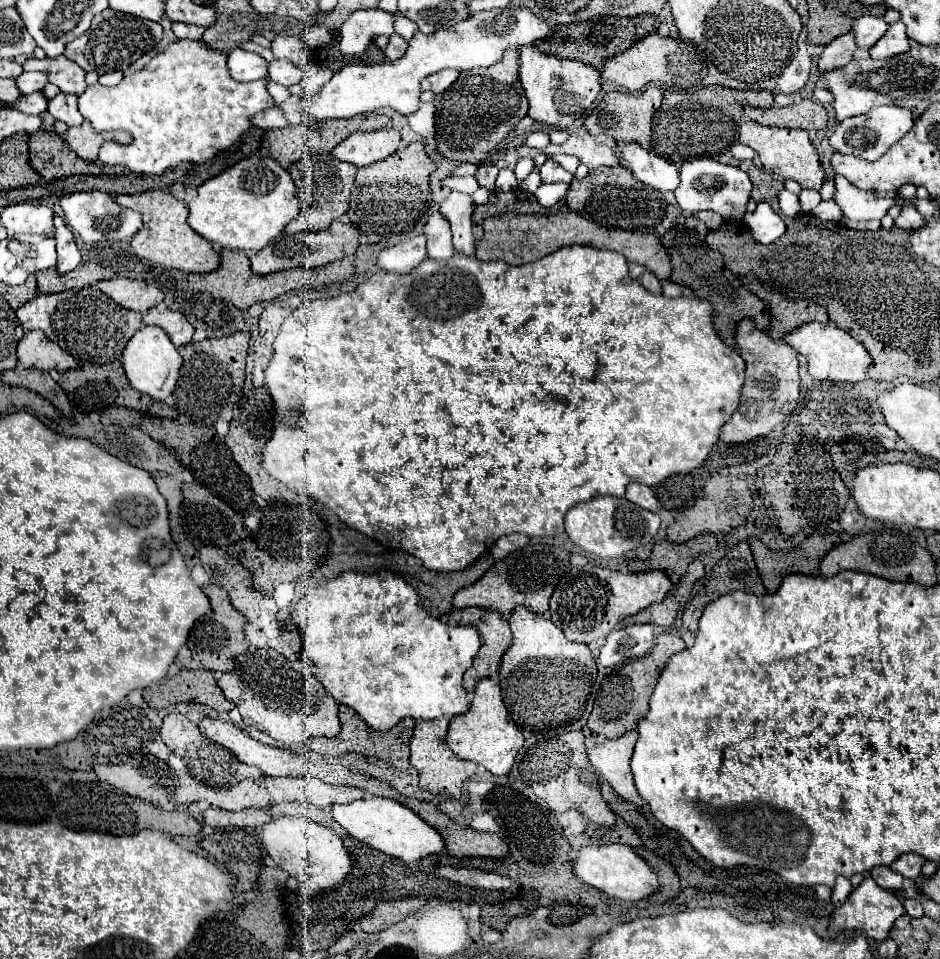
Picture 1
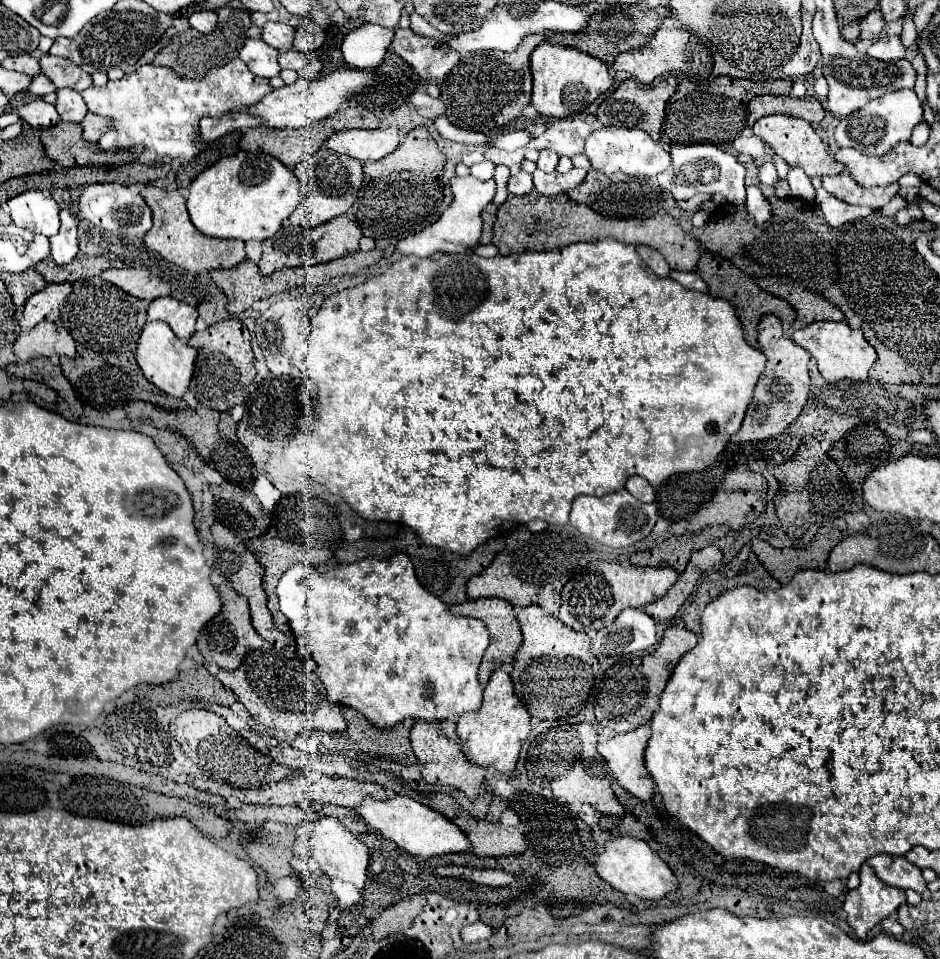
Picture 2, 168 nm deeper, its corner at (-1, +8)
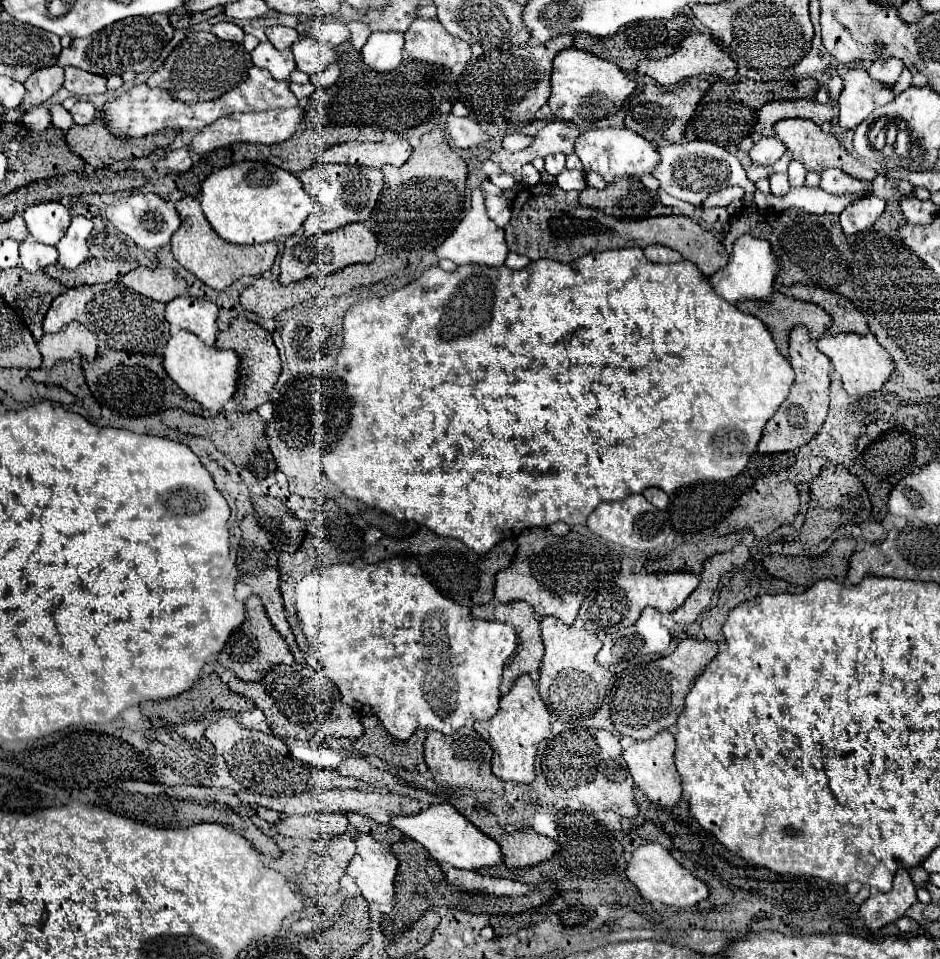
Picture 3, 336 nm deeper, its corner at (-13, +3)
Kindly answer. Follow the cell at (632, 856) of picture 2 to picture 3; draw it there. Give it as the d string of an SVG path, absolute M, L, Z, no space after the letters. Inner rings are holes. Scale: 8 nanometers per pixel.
M647 842L643 846L639 846L631 860L627 862L625 868L625 876L629 878L629 882L639 890L641 898L645 898L647 902L663 902L665 906L675 906L675 908L689 908L701 900L705 900L709 896L707 886L695 878L691 872L687 872L671 854L669 850L665 850L661 844L657 842Z

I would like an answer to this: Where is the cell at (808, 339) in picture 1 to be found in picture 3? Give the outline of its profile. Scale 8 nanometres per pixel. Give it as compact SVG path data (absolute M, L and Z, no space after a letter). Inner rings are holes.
M853 332L825 334L815 342L815 346L817 346L817 350L821 350L825 356L831 358L833 368L841 374L841 382L843 382L843 388L847 390L847 394L867 396L871 392L877 392L883 388L883 384L895 370L893 358L887 354L887 350L883 350L883 346L875 340L873 334L867 334L867 336L853 334Z

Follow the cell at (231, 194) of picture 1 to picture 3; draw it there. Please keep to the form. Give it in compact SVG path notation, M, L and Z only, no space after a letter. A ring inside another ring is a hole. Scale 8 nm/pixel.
M237 162L207 176L199 194L201 210L215 234L231 244L279 242L295 234L313 210L301 180L269 162Z

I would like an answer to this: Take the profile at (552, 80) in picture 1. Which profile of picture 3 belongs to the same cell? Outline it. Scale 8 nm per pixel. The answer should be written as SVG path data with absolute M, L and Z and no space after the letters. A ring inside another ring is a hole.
M567 48L561 50L553 60L551 96L547 104L557 118L589 130L593 122L615 114L635 86L637 82L625 76L613 62L577 48Z

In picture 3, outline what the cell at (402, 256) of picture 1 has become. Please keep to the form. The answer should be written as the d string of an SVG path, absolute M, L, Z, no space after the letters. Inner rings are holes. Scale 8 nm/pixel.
M475 188L471 192L471 210L467 216L457 224L457 228L445 238L443 244L435 248L437 258L449 258L455 264L485 264L485 266L503 266L509 250L505 244L503 228L499 228L485 210L485 194L483 190Z

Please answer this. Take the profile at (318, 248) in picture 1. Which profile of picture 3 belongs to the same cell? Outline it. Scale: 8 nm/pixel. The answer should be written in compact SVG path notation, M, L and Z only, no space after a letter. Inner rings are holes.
M349 224L341 230L333 230L329 234L317 234L317 236L289 236L283 244L283 256L281 256L281 274L279 281L287 285L297 280L303 280L307 276L329 276L349 264L357 262L373 262L375 260L375 246L377 238L365 224ZM293 248L297 248L297 254L293 254ZM301 248L301 250L299 250Z

